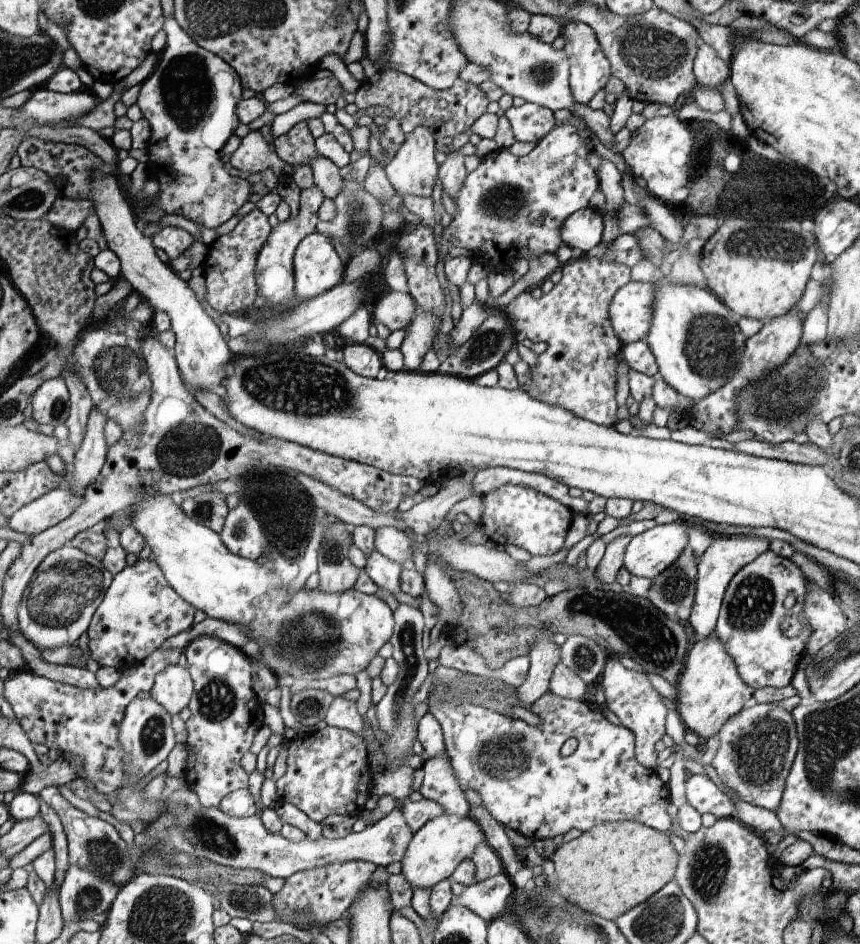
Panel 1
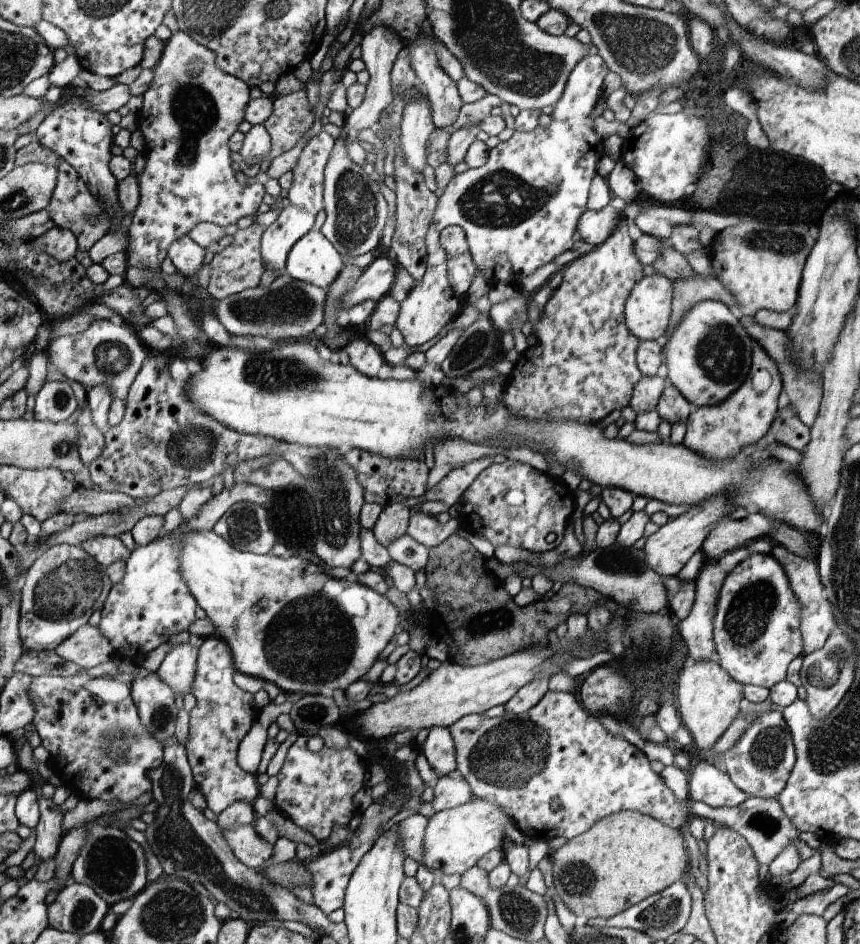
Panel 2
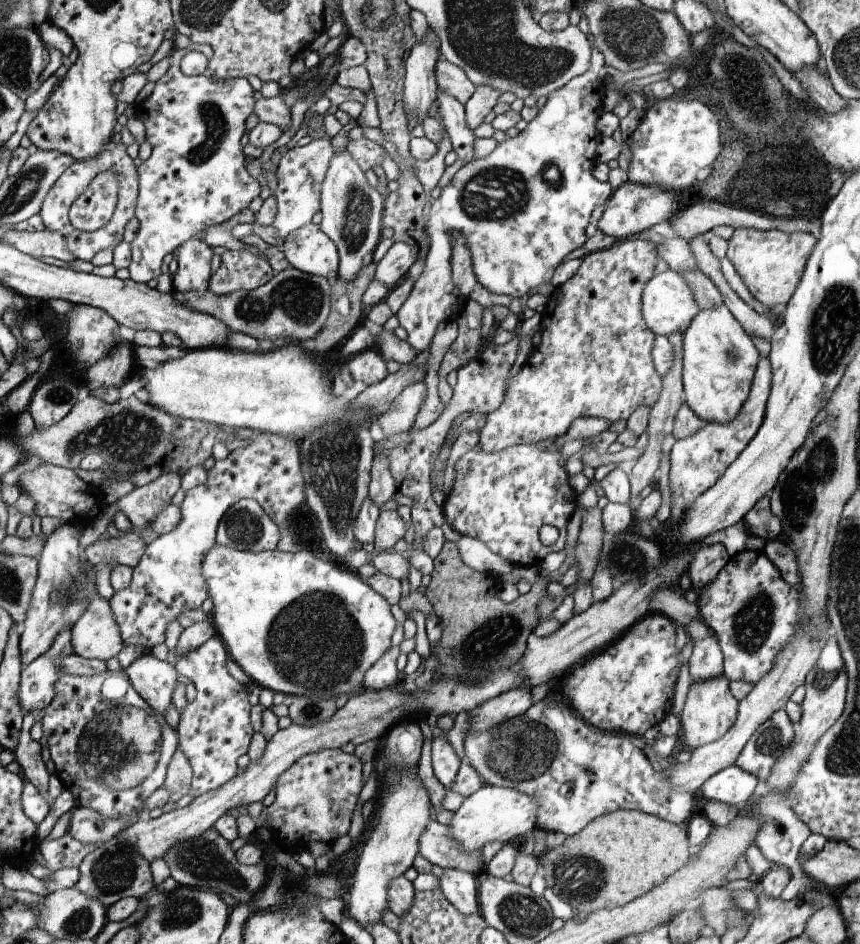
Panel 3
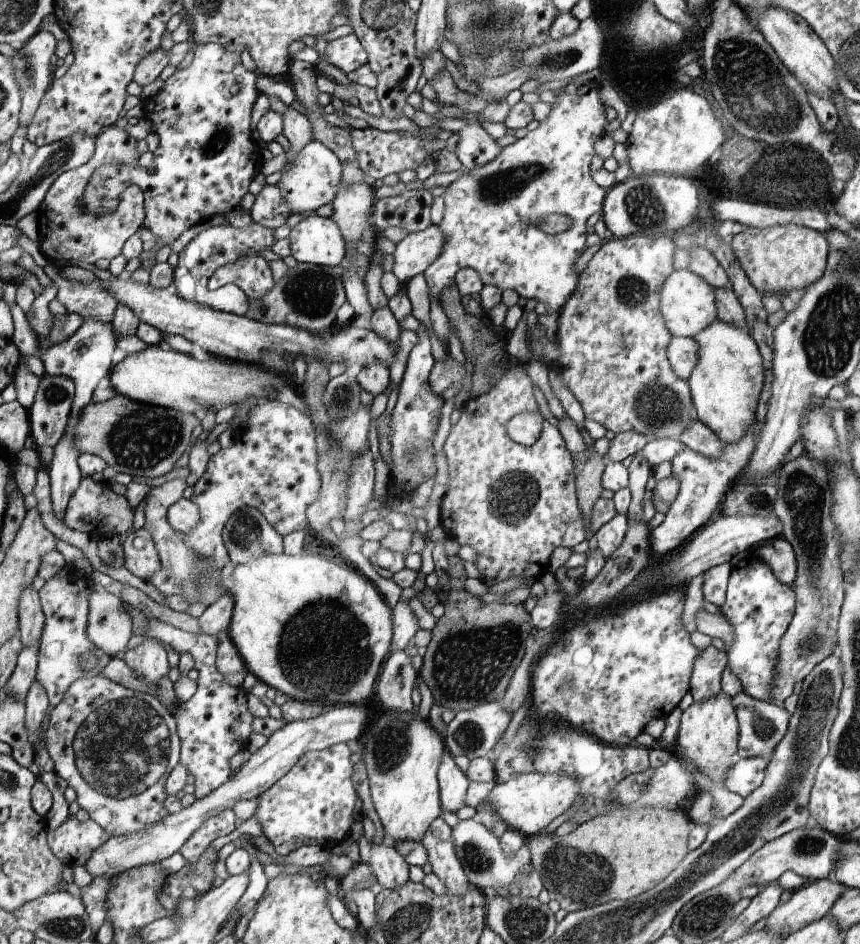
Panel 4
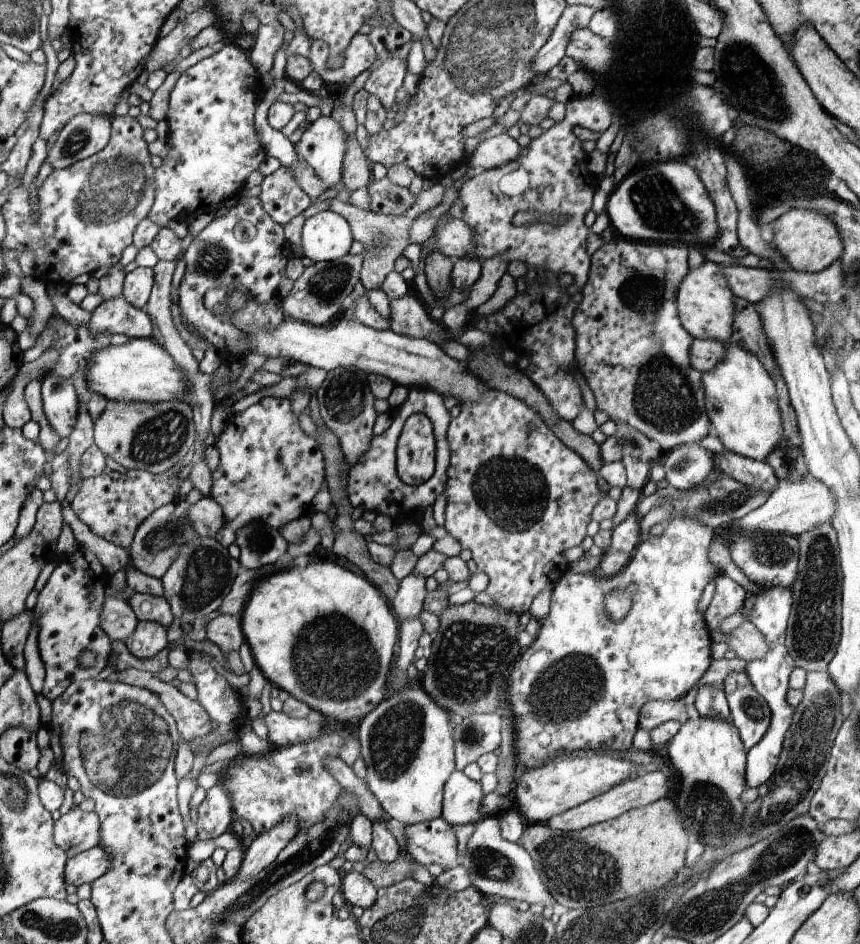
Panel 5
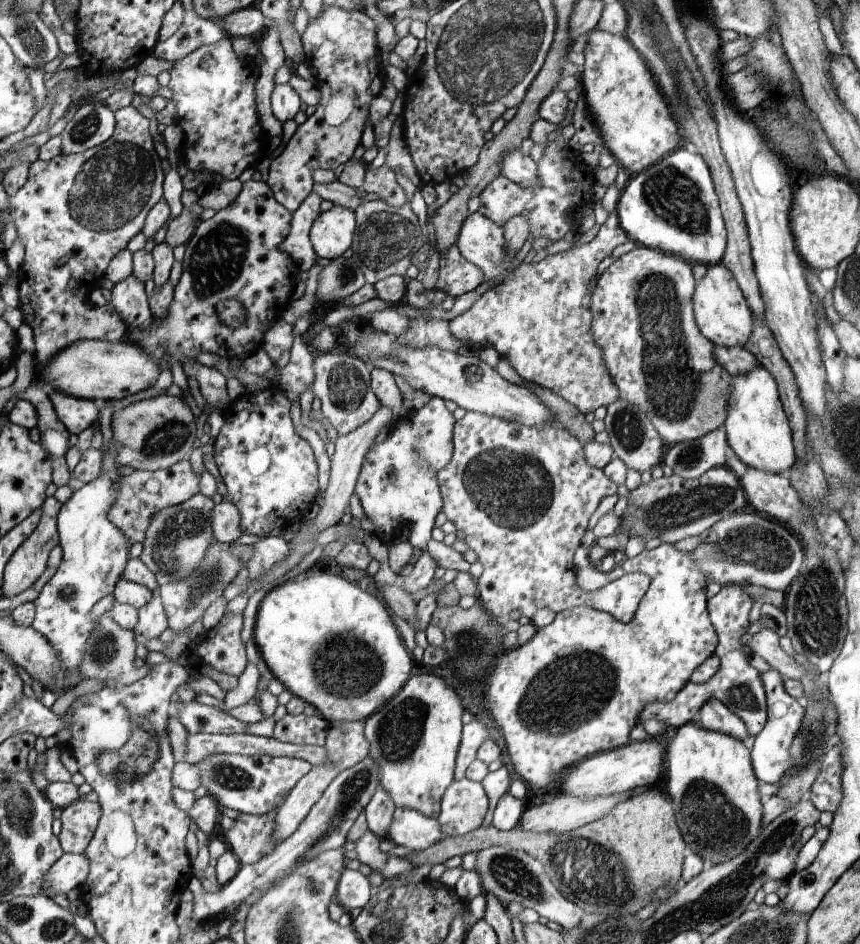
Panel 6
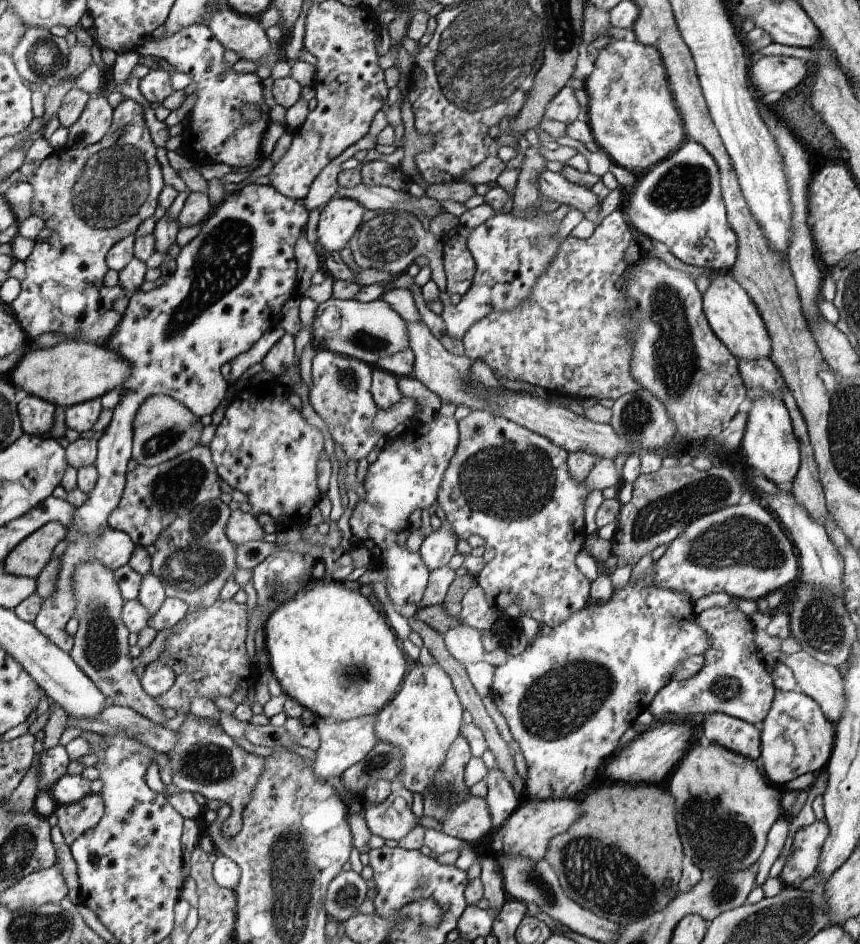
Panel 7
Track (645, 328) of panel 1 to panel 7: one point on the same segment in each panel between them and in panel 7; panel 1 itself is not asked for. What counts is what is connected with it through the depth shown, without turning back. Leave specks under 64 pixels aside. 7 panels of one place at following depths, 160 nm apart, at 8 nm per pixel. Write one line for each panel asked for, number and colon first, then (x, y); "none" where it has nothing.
2: (647, 311)
3: (668, 304)
4: (687, 305)
5: (705, 305)
6: (721, 312)
7: (732, 317)

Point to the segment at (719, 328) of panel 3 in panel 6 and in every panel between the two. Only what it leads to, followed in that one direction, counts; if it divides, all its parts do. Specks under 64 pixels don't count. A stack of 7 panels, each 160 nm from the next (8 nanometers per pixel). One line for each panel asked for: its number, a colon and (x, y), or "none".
4: (726, 383)
5: (740, 401)
6: (757, 429)

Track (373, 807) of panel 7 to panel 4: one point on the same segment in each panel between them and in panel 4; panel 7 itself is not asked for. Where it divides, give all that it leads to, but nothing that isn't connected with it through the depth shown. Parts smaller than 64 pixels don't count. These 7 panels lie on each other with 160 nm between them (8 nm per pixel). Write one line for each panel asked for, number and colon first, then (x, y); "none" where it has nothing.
4: (439, 842)
5: (432, 842)
6: (410, 829)

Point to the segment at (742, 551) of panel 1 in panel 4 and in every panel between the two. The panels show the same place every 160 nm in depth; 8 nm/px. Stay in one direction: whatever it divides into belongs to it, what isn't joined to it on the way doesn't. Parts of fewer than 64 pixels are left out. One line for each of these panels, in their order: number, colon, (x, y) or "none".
2: (696, 629)
3: (706, 661)
4: (705, 682)

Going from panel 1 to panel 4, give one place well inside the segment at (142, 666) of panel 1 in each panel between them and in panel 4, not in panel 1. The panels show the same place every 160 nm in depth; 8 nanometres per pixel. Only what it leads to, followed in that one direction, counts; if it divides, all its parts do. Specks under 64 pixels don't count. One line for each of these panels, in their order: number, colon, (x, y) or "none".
2: (97, 742)
3: (112, 749)
4: (116, 747)

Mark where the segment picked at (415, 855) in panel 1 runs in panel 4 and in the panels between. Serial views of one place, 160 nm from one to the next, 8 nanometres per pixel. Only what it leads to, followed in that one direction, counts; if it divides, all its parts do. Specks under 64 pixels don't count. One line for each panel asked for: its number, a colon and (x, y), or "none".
2: (455, 839)
3: (492, 813)
4: (529, 803)

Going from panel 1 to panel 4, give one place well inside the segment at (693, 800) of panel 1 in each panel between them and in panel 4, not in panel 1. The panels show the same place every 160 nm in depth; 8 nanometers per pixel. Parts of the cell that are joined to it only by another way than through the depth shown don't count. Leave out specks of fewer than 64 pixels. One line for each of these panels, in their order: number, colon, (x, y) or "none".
2: (709, 784)
3: (734, 786)
4: (745, 775)

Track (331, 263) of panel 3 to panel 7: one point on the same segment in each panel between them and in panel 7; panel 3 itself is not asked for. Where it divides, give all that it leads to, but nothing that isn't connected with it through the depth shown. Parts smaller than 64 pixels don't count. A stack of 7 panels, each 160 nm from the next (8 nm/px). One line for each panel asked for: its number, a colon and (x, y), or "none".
4: (317, 240)
5: (327, 236)
6: (333, 232)
7: (341, 217)

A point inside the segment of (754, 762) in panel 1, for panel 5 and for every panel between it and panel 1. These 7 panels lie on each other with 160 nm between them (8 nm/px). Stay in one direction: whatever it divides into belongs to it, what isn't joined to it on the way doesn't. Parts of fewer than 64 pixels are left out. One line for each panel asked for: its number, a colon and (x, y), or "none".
2: (760, 763)
3: (769, 741)
4: (762, 724)
5: (750, 713)

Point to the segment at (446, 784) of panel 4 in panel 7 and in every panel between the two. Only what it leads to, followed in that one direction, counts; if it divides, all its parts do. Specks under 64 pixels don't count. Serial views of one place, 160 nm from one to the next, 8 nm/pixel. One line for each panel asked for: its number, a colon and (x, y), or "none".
5: (462, 798)
6: (464, 807)
7: (470, 820)

